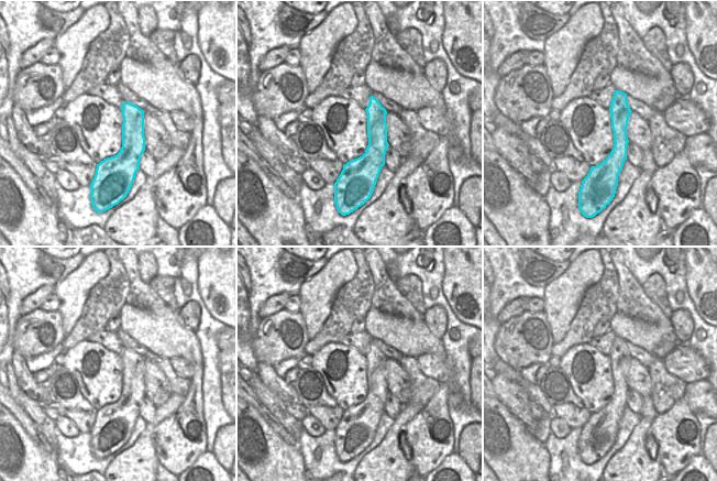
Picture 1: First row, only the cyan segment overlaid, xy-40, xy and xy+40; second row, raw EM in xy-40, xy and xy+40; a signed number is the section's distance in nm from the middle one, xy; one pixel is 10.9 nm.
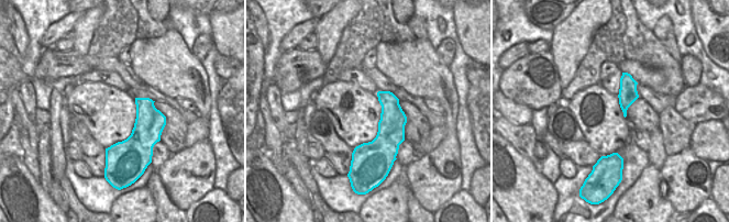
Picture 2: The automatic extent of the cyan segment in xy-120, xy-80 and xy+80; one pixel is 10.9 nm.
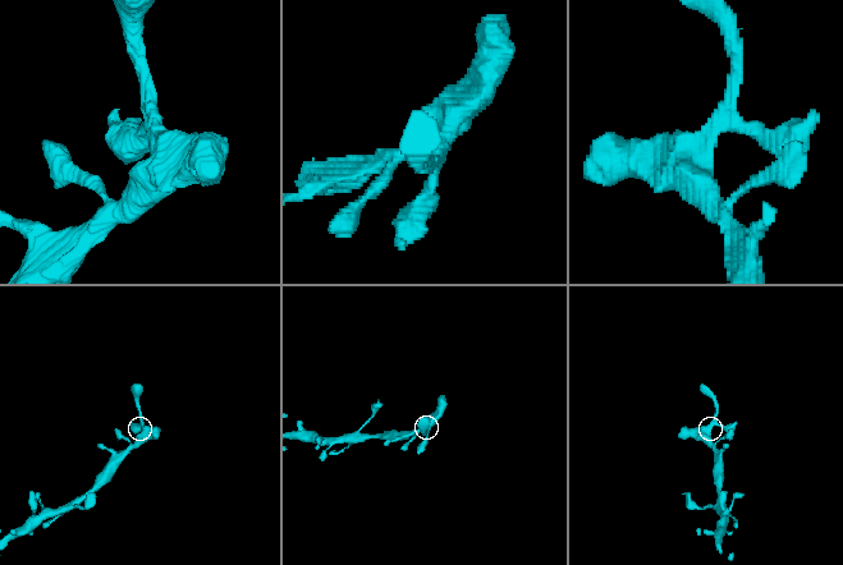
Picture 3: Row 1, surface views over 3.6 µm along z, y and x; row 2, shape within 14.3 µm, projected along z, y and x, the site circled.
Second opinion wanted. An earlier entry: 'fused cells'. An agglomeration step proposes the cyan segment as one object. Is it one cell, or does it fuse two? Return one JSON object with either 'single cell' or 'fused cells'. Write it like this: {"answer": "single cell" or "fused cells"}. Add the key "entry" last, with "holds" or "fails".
{"answer": "single cell", "entry": "fails"}

